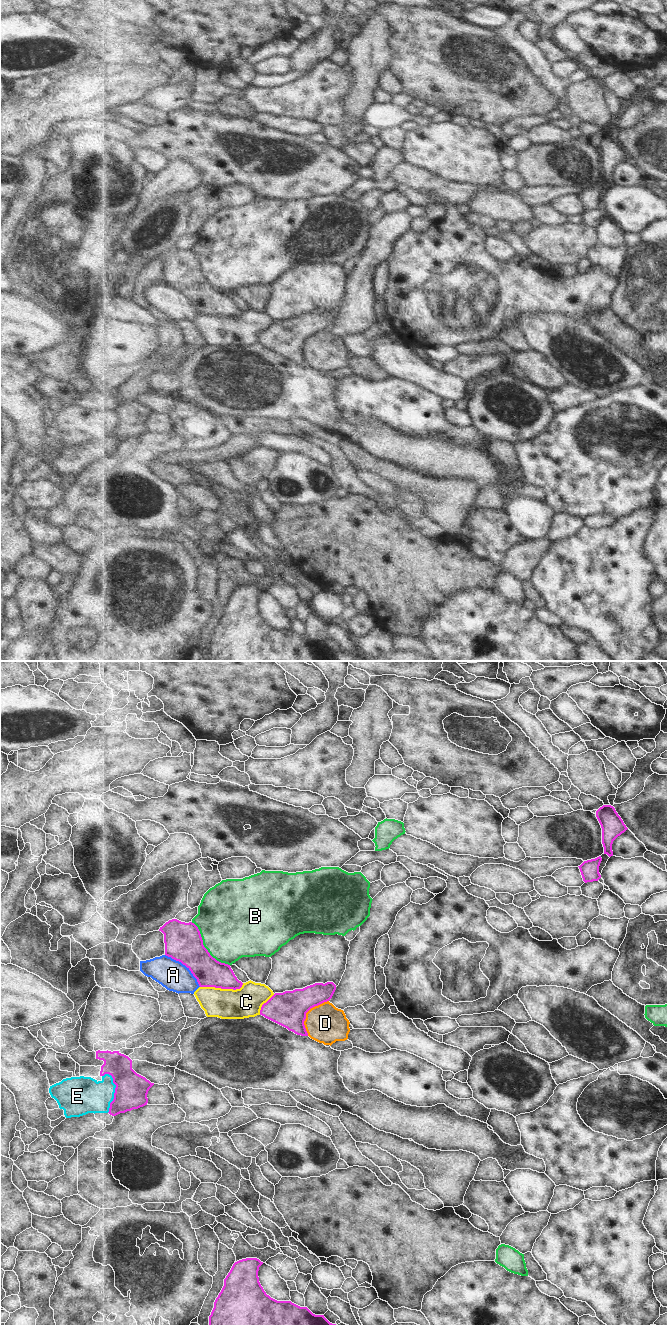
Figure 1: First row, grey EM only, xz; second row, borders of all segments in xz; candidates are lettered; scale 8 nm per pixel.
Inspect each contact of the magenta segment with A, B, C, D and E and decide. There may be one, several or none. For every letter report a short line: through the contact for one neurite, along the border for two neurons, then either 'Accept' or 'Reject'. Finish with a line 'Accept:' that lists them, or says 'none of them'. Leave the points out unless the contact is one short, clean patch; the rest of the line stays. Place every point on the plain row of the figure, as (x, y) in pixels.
A: Reject
B: Reject
C: Reject
D: Reject
E: Line: xz (105, 401), (111, 404), (115, 413), (114, 426), (107, 440). Reject
Accept: none of them.

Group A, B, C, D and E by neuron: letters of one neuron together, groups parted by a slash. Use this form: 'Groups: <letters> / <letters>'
Groups: A / B / C / D / E.

